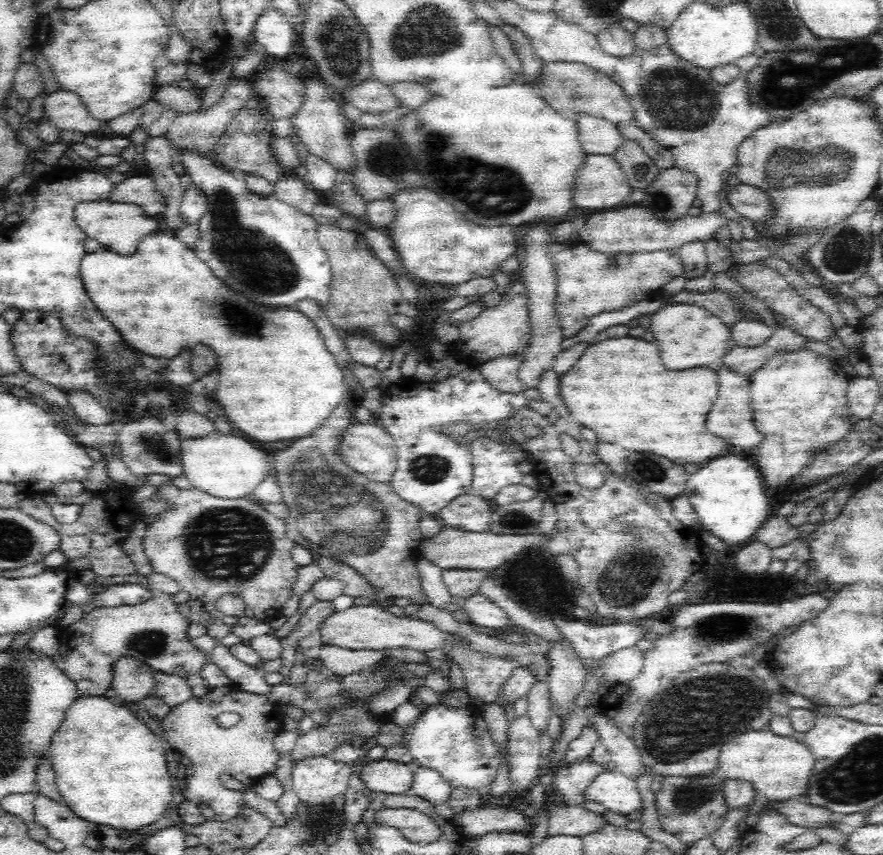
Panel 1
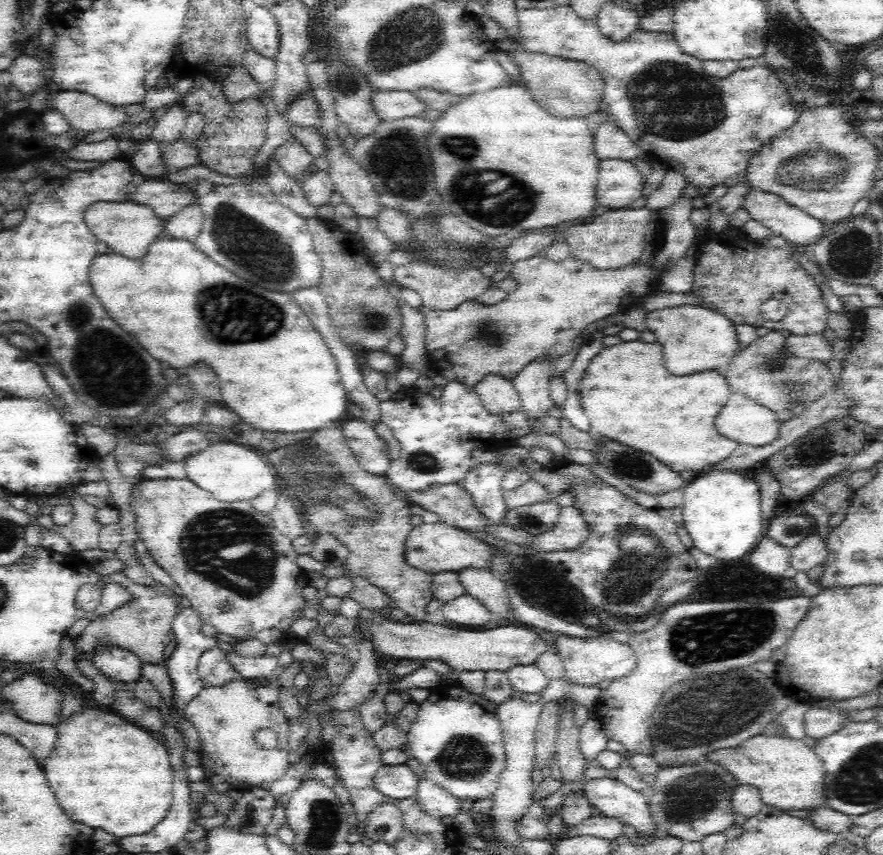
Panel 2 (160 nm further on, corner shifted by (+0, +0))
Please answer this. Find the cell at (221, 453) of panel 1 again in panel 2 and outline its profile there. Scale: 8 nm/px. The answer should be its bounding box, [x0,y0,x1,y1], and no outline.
[186,442,280,503]

